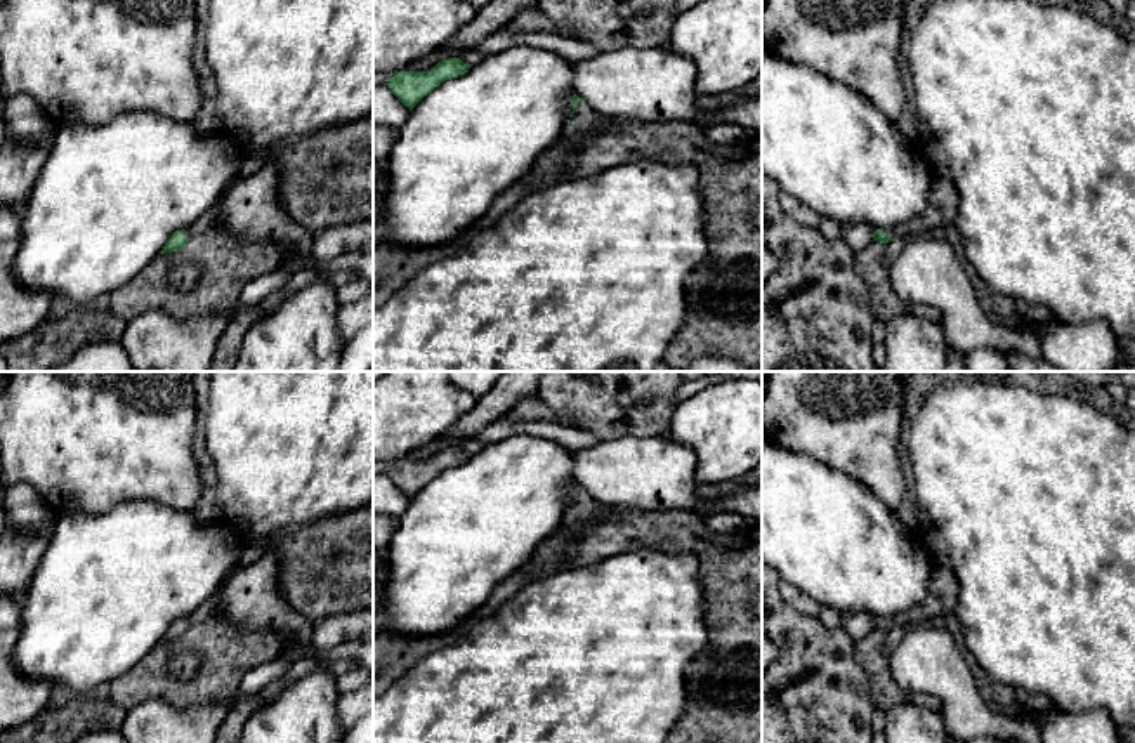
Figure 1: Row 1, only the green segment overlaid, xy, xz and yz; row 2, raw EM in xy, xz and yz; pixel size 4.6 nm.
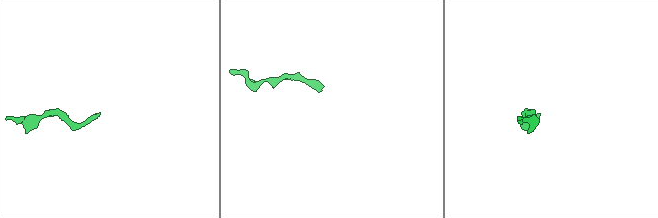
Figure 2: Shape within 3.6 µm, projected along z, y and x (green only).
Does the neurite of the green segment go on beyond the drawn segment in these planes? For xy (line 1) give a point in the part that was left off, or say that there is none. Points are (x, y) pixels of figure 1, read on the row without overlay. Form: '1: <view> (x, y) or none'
1: xy (209, 608)

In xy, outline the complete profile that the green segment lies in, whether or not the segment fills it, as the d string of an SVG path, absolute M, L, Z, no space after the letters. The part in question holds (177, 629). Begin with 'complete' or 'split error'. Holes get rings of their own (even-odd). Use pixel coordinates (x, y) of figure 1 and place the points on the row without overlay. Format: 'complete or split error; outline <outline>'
split error; outline M217 590L208 601L205 601L187 618L175 620L165 632L161 642L172 642L172 641L186 637L191 627L194 627L208 618L213 618L213 615L219 609L219 604L220 604L220 601L219 601L219 590Z

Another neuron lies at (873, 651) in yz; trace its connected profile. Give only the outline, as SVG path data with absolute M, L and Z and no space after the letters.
M906 628L889 632L873 630L869 635L854 641L854 658L869 679L876 708L885 713L902 703L915 701L939 712L942 703L932 694L913 694L902 689L892 675L890 656Z

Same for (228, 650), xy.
M208 618L187 635L160 642L128 672L109 682L109 700L125 712L148 700L161 700L177 708L224 703L231 700L253 667L276 658L285 649L279 632L245 627L229 618ZM193 649L200 667L191 679L168 672L175 654Z

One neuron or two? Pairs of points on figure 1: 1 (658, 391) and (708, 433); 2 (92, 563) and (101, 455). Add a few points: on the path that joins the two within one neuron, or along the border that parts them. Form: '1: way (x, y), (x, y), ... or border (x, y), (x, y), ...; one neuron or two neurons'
1: border (677, 403), (670, 414), (670, 431), (667, 434); two neurons
2: border (136, 502), (122, 502), (101, 512), (59, 516); two neurons

